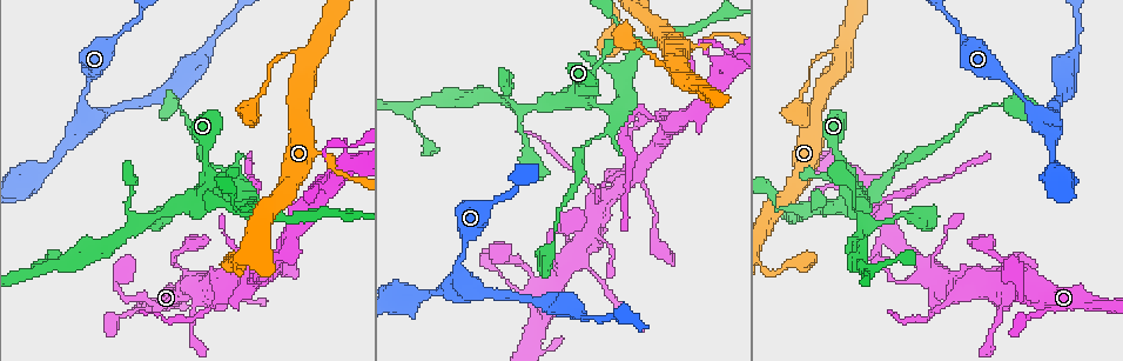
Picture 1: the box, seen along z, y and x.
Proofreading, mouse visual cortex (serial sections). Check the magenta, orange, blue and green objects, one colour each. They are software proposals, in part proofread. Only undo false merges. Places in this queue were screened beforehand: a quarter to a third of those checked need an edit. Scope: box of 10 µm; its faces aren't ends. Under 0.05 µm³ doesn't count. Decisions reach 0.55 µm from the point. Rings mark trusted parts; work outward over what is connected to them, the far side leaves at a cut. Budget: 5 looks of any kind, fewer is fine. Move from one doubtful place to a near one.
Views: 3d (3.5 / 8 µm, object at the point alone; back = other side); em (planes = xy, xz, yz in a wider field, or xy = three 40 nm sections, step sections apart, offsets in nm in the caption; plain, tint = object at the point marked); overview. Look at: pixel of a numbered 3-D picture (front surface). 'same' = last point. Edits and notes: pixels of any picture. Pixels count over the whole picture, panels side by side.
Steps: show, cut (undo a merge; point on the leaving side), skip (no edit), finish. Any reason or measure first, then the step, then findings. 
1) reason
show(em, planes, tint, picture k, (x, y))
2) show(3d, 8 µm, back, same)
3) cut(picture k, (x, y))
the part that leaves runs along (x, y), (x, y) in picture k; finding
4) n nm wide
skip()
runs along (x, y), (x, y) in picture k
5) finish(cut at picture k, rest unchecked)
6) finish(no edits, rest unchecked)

a narrow waist
show(3d, 8 µm, picture 1, (580, 94))

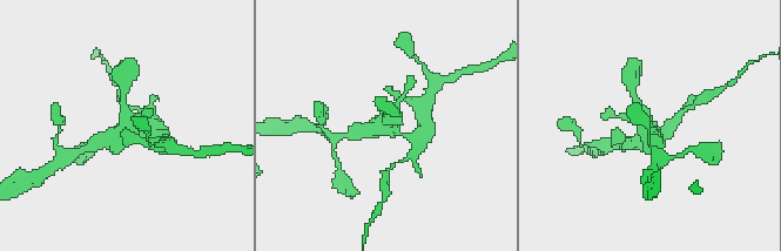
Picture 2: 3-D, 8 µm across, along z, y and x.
now the EM
show(em, xy, step 3, tint, same)

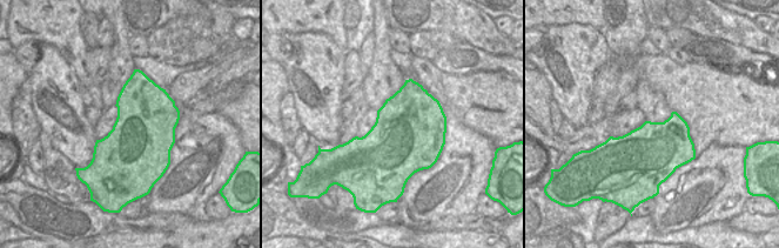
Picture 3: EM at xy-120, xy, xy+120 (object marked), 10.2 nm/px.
cut(picture 2, (423, 135))
the part that leaves runs along (404, 136), (426, 128), (425, 106) in picture 2; two cells meet here

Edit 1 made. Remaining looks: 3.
see it whole again
show(overview)

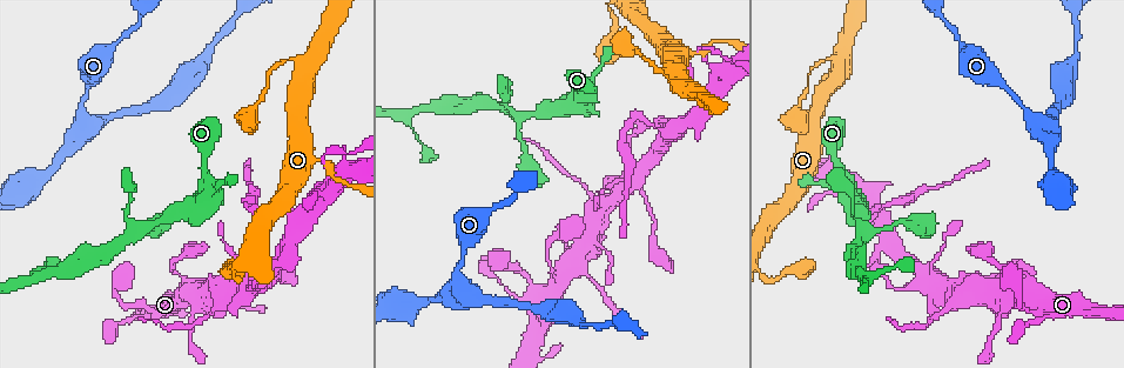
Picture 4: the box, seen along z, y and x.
thin arm on a thick one
show(3d, 8 µm, picture 4, (951, 305))

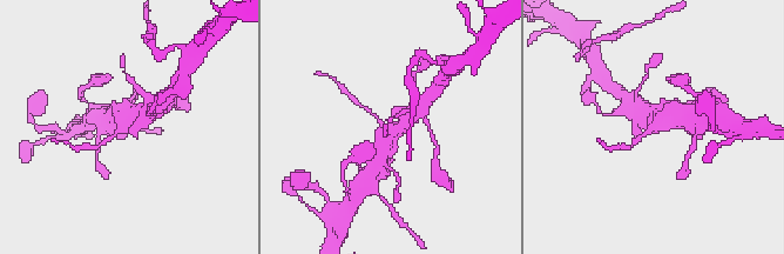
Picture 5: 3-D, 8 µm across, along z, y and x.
3 arms; arms of 150, 500, 500 nm
show(em, xy, step 2, tint, same)

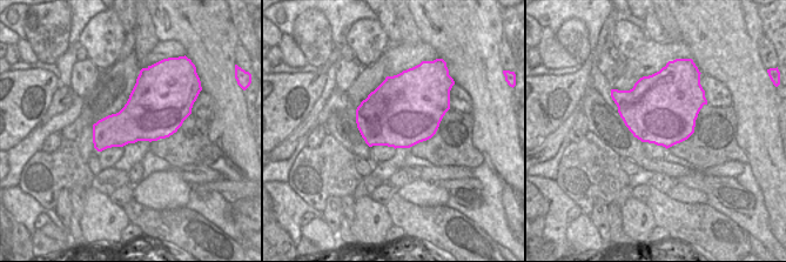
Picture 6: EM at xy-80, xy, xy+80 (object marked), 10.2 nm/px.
skip()
runs along (378, 164), (390, 136), (417, 112) in picture 5; one cell here

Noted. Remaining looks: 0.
finish(cut at picture 2, rest unchecked)

